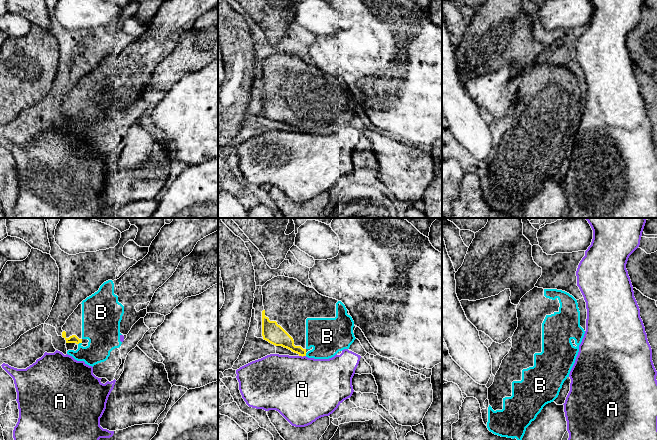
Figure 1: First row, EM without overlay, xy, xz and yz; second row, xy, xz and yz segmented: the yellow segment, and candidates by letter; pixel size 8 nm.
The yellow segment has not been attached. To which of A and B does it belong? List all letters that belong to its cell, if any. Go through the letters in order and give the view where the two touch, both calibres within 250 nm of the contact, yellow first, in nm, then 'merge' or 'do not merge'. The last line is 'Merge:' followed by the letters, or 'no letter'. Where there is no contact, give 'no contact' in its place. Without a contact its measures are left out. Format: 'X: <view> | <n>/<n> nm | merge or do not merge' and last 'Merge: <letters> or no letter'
A: xz | 150/500 nm | do not merge
B: xy | 60/300 nm | merge
Merge: B

